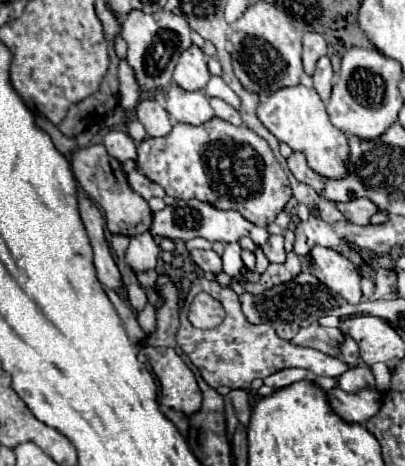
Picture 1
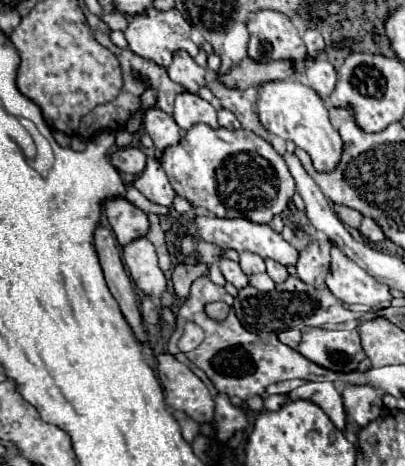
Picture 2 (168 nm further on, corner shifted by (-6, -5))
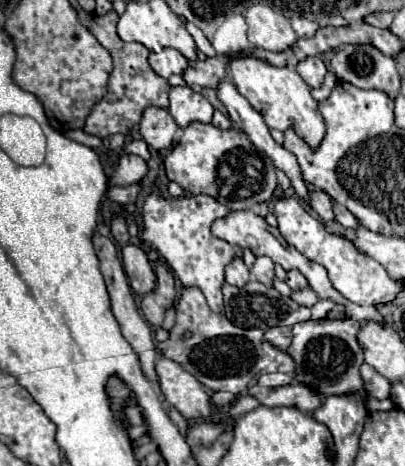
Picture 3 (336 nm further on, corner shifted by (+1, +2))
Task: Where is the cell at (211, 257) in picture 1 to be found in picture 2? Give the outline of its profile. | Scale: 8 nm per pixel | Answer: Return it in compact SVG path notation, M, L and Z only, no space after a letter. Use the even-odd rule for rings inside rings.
M222 259L220 261L220 269L222 269L222 275L226 277L228 283L232 283L236 289L242 289L248 285L248 275L240 269L240 265L236 261L230 261L230 259Z

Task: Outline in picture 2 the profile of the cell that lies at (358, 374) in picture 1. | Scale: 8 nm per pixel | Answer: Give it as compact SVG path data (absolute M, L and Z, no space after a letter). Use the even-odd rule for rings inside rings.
M346 385L342 391L346 411L346 431L358 433L382 411L382 399L372 385Z

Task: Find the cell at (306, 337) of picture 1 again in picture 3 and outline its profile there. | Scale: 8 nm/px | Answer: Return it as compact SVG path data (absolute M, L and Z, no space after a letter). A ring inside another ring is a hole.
M351 318L339 320L307 320L295 324L293 342L289 346L289 354L297 364L295 382L303 382L315 386L321 396L331 394L345 394L353 390L361 390L363 380L359 376L359 366L363 364L363 350L357 344L357 332L361 324Z

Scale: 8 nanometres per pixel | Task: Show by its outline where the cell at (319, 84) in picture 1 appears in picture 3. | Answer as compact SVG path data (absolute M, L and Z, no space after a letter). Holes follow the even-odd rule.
M313 56L313 58L305 58L303 62L297 64L297 74L311 88L319 88L323 84L323 78L327 74L327 68L325 68L325 64L323 64L323 60L319 56Z

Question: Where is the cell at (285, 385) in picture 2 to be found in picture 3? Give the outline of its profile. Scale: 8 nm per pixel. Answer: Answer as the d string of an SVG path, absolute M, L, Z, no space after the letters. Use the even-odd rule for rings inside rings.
M263 374L257 384L261 386L269 386L269 388L277 388L277 386L285 386L293 382L293 374Z

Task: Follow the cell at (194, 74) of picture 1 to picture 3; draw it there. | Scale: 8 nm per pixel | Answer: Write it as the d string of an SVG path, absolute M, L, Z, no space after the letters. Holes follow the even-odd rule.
M163 48L157 54L151 52L149 64L163 78L169 78L173 74L183 74L185 68L189 66L189 62L185 60L185 56L181 56L181 52L177 52L175 48Z

